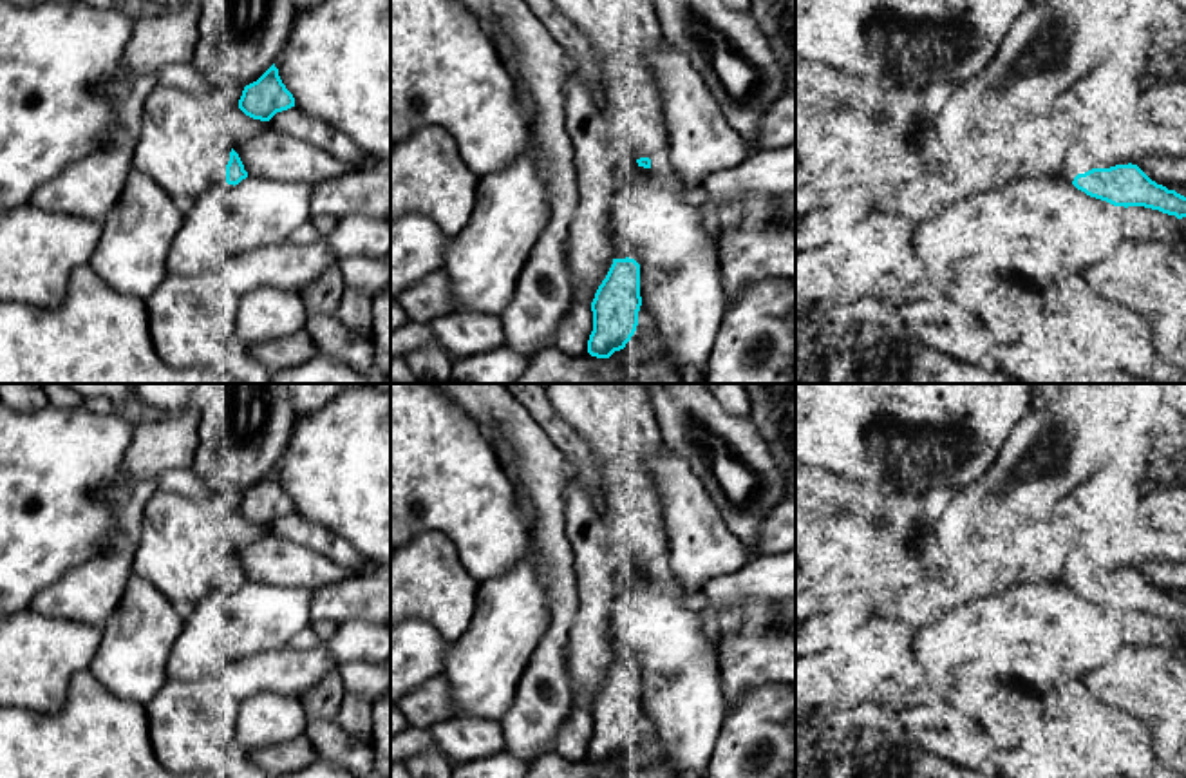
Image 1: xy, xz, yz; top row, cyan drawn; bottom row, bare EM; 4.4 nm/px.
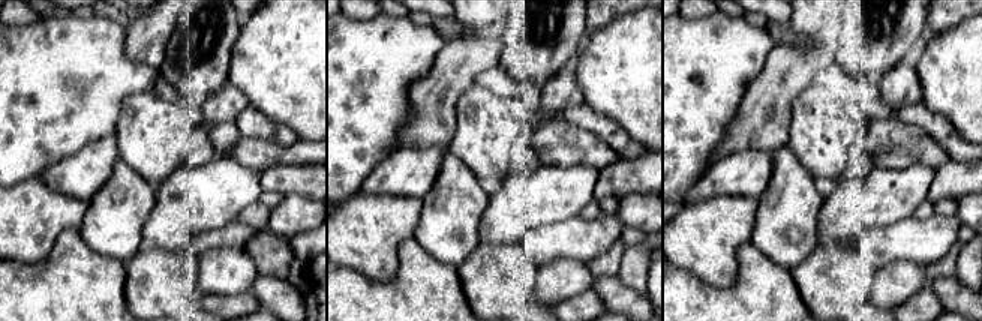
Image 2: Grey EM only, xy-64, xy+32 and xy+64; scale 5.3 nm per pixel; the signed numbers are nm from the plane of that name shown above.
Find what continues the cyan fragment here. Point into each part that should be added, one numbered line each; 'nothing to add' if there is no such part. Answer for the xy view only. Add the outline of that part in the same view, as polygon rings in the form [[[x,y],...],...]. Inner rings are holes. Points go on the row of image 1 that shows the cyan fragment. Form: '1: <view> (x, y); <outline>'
1: xy (221, 156); [[[215,148],[210,159],[210,185],[221,185],[231,188],[233,185],[226,183],[226,165],[230,161],[231,148]]]

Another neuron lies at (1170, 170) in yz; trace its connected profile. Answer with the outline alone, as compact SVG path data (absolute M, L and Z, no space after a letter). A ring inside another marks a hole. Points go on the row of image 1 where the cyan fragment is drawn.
M1143 156L1132 161L1152 181L1168 190L1186 188L1186 156Z

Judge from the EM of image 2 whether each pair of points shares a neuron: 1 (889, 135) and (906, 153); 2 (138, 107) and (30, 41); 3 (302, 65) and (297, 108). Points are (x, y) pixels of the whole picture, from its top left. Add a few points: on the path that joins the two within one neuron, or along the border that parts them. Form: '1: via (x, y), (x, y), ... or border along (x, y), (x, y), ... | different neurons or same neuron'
1: via (892, 140), (901, 149) | same neuron
2: border along (152, 89), (134, 92), (125, 99), (116, 134) | different neurons
3: via (302, 75), (302, 98) | same neuron

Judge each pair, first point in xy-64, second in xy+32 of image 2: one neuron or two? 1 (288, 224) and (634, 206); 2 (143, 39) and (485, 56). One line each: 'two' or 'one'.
1: one
2: one

